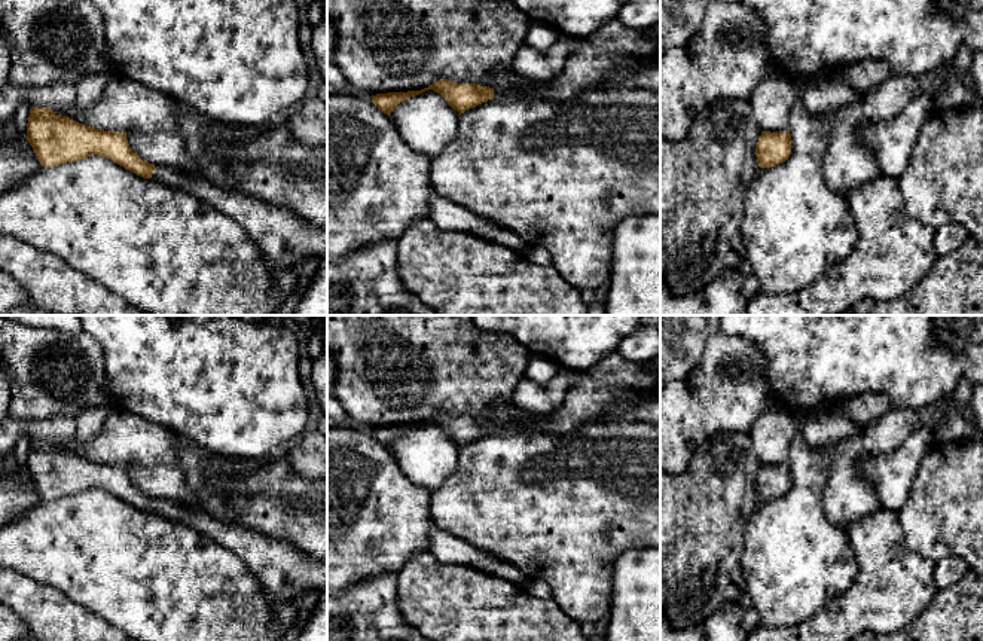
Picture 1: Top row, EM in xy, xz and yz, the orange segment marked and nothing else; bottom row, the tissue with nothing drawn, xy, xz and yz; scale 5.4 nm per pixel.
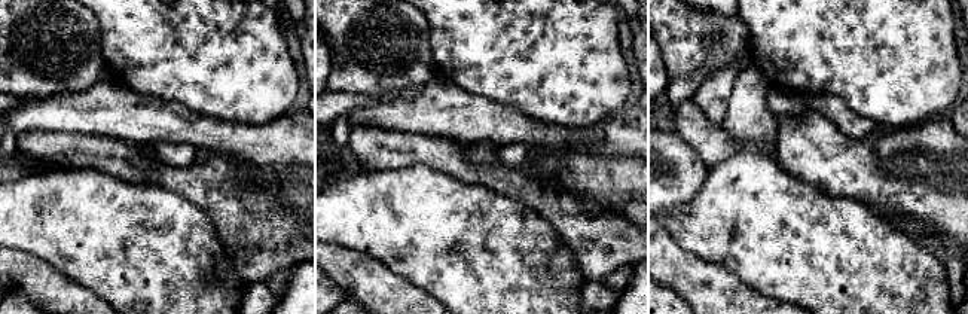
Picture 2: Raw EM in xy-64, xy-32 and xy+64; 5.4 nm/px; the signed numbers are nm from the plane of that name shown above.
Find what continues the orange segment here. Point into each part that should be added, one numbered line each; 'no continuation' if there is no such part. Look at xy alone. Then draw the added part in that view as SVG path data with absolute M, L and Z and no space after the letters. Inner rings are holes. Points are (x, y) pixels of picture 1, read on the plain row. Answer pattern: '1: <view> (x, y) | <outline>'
1: xy (283, 571) | M159 500L152 512L175 522L190 524L236 555L257 579L265 595L280 604L294 599L306 589L327 590L327 559L317 561L290 543L222 522L202 510L177 501Z

